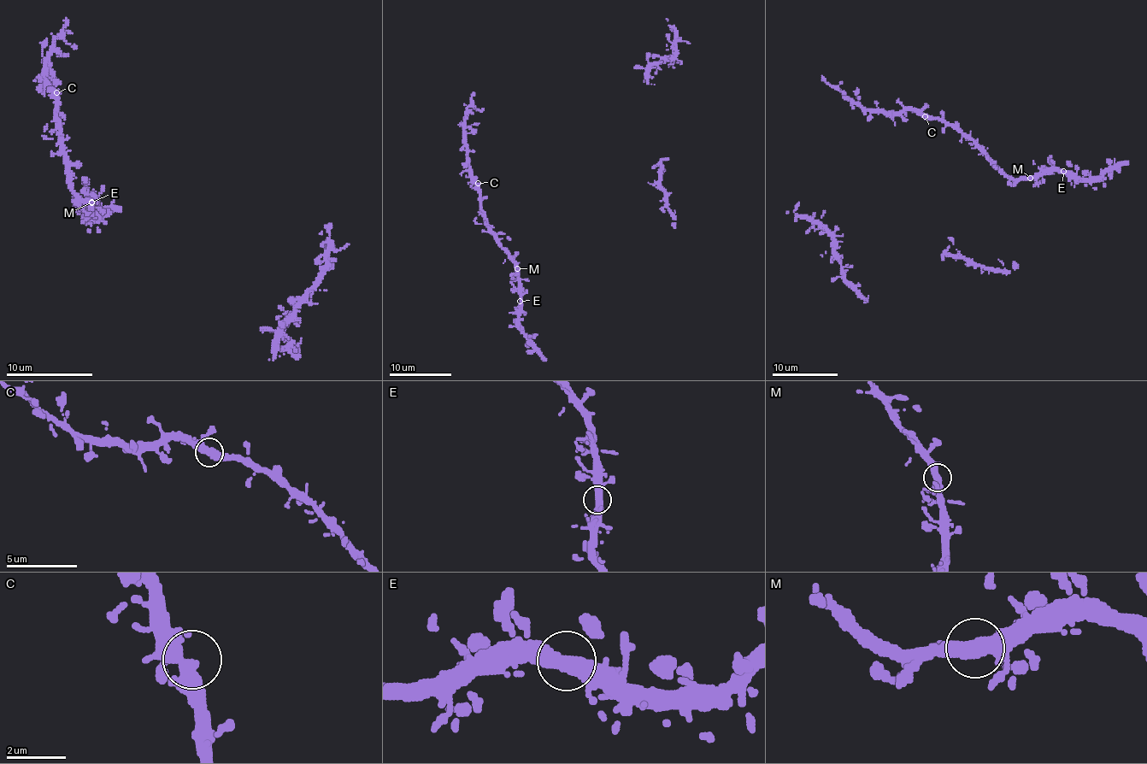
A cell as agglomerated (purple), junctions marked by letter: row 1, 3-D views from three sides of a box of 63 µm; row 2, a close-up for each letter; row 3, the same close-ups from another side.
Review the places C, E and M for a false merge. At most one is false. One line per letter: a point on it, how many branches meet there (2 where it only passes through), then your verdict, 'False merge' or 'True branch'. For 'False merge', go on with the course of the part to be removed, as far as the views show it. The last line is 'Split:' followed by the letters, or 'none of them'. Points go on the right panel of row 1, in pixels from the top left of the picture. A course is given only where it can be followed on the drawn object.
C: Place: (925, 116). Branches: 2. True branch
E: Place: (1063, 171). Branches: 2. True branch
M: Place: (1030, 178). Branches: 2. True branch
Split: none of them

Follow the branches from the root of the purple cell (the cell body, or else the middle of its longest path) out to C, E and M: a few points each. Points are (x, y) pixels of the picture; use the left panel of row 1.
C: (61, 146), (61, 131), (56, 118), (58, 102), (55, 92)
E: (61, 146), (71, 176), (70, 186), (79, 200), (87, 202), (93, 197), (91, 202)
M: (61, 146), (71, 176), (70, 186), (79, 200), (91, 202)

